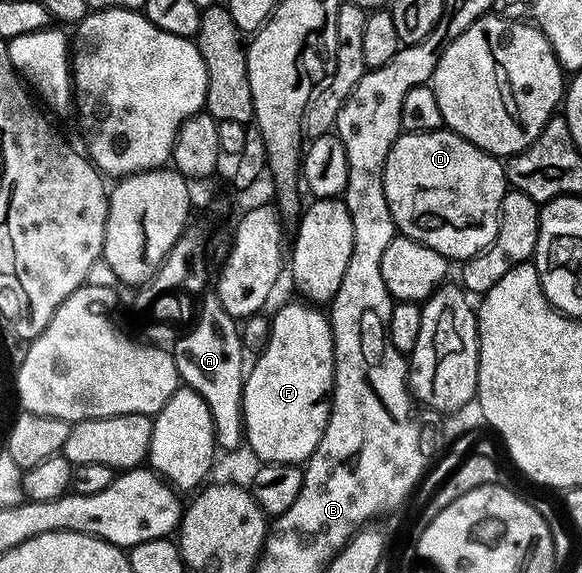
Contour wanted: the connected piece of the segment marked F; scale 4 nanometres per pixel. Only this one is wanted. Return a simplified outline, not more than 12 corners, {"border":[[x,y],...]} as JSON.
{"border":[[285,303],[244,376],[244,438],[304,464],[329,420],[333,331]]}

